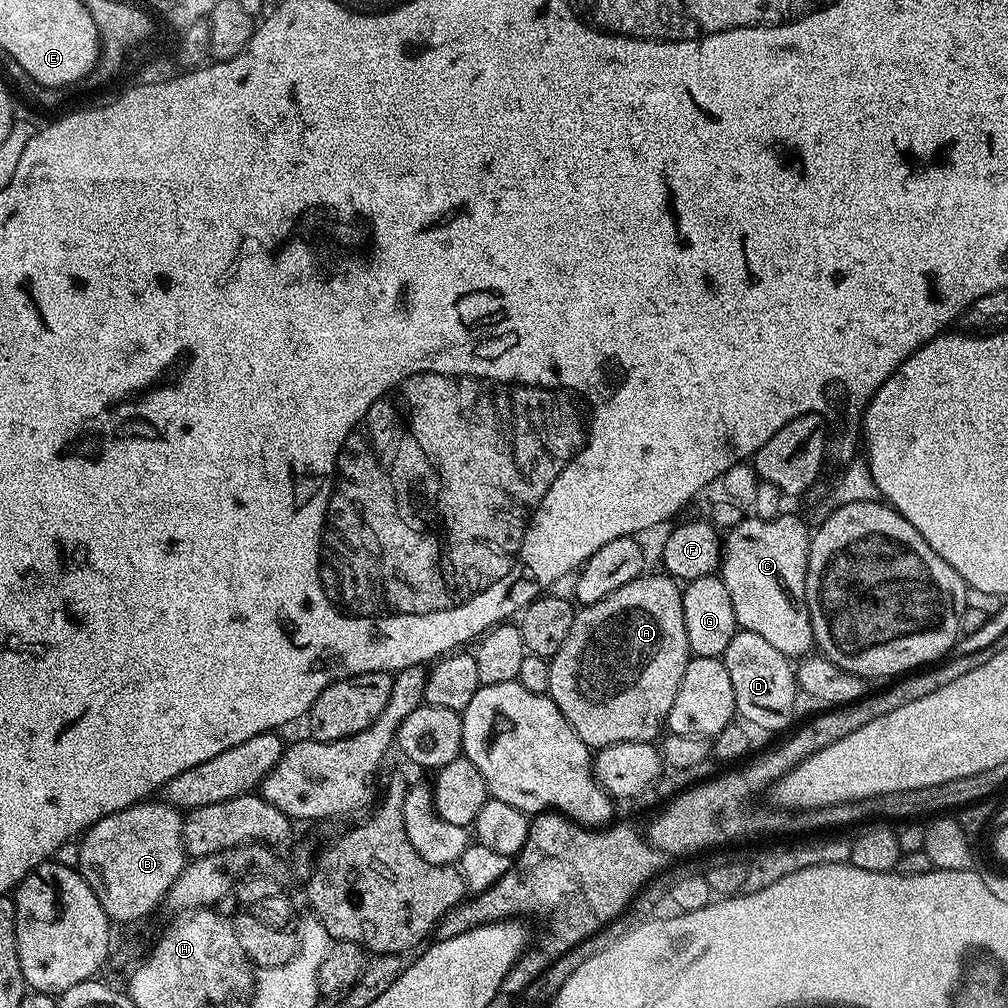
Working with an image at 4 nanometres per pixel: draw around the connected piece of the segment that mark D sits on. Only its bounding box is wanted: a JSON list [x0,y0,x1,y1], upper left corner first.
[722,630,798,732]

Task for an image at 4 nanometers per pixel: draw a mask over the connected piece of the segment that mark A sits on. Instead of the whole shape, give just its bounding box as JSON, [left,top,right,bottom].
[547,574,690,750]

